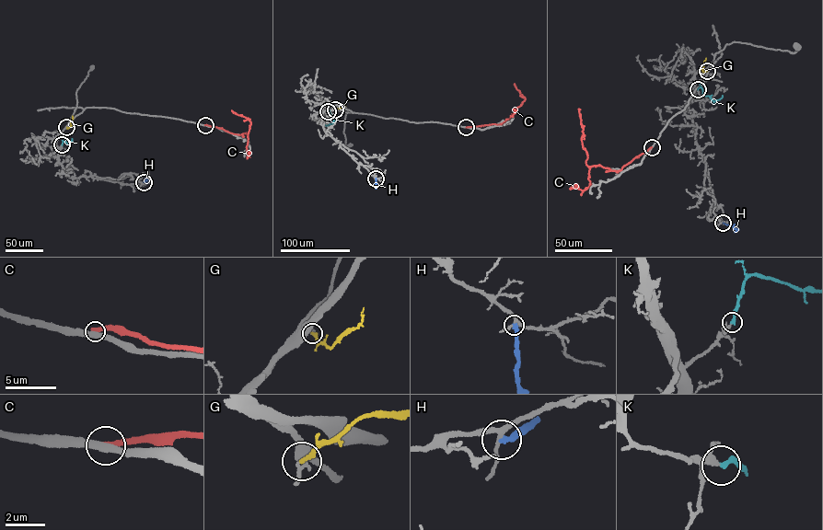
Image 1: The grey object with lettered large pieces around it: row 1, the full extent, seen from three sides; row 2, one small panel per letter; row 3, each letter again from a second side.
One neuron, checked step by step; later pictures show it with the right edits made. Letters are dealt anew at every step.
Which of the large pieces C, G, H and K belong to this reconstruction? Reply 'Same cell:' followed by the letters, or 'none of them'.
Same cell: K

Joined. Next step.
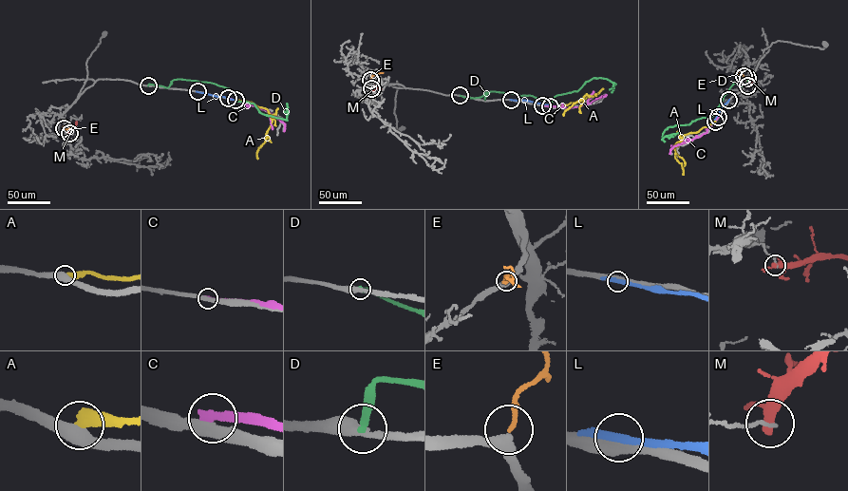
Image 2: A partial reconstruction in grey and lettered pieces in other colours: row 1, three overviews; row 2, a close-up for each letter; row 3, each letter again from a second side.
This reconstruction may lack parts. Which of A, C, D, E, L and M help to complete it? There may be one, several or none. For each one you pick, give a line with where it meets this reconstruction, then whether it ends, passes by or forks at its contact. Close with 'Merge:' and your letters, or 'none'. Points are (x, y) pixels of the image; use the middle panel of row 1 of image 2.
E: contact (370, 80); it passes by
Merge: E

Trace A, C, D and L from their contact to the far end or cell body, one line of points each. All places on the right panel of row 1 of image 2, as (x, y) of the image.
A: (715, 121), (697, 132), (686, 134), (674, 148), (683, 175)
C: (718, 117), (706, 132), (673, 146), (669, 154)
D: (747, 78), (742, 86), (737, 83), (743, 86), (735, 82), (712, 116), (668, 127), (662, 139), (680, 132)
L: (728, 100), (714, 120)

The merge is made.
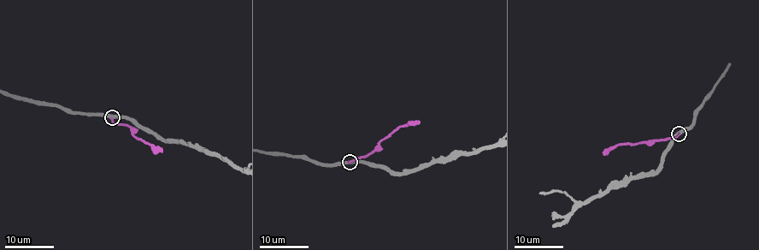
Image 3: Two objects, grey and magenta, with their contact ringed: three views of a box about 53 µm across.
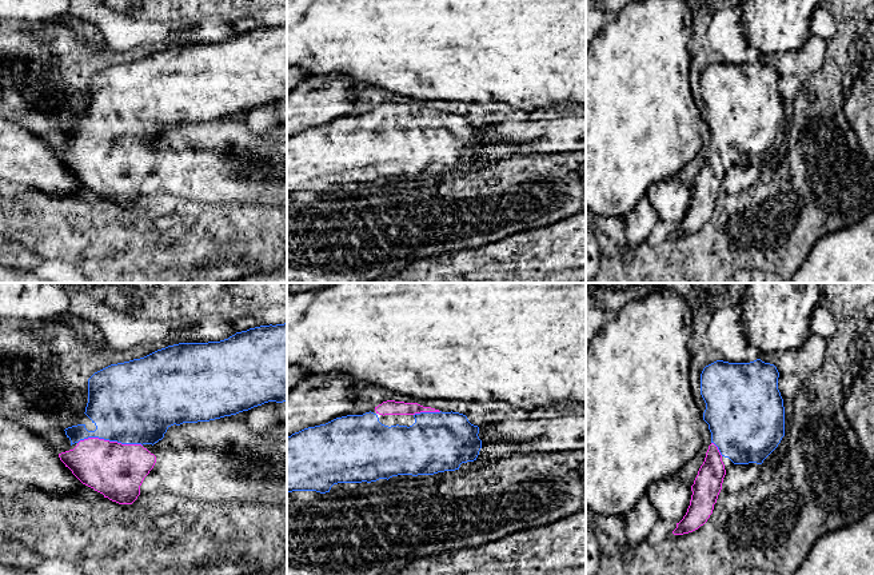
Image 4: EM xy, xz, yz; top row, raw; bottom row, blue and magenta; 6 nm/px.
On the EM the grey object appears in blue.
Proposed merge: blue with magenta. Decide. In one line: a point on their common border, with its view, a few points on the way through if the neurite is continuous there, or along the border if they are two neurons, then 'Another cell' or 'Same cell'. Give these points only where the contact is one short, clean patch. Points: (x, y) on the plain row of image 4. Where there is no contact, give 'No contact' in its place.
Touches blue at xy (110, 142). Path across: xy (130, 106), (122, 130), (110, 142), (115, 171). Same cell

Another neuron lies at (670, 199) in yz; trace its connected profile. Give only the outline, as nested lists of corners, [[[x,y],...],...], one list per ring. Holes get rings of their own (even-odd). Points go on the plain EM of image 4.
[[[678,175],[654,183],[646,192],[646,199],[659,220],[675,224],[679,224],[686,216],[691,196],[691,188]]]

